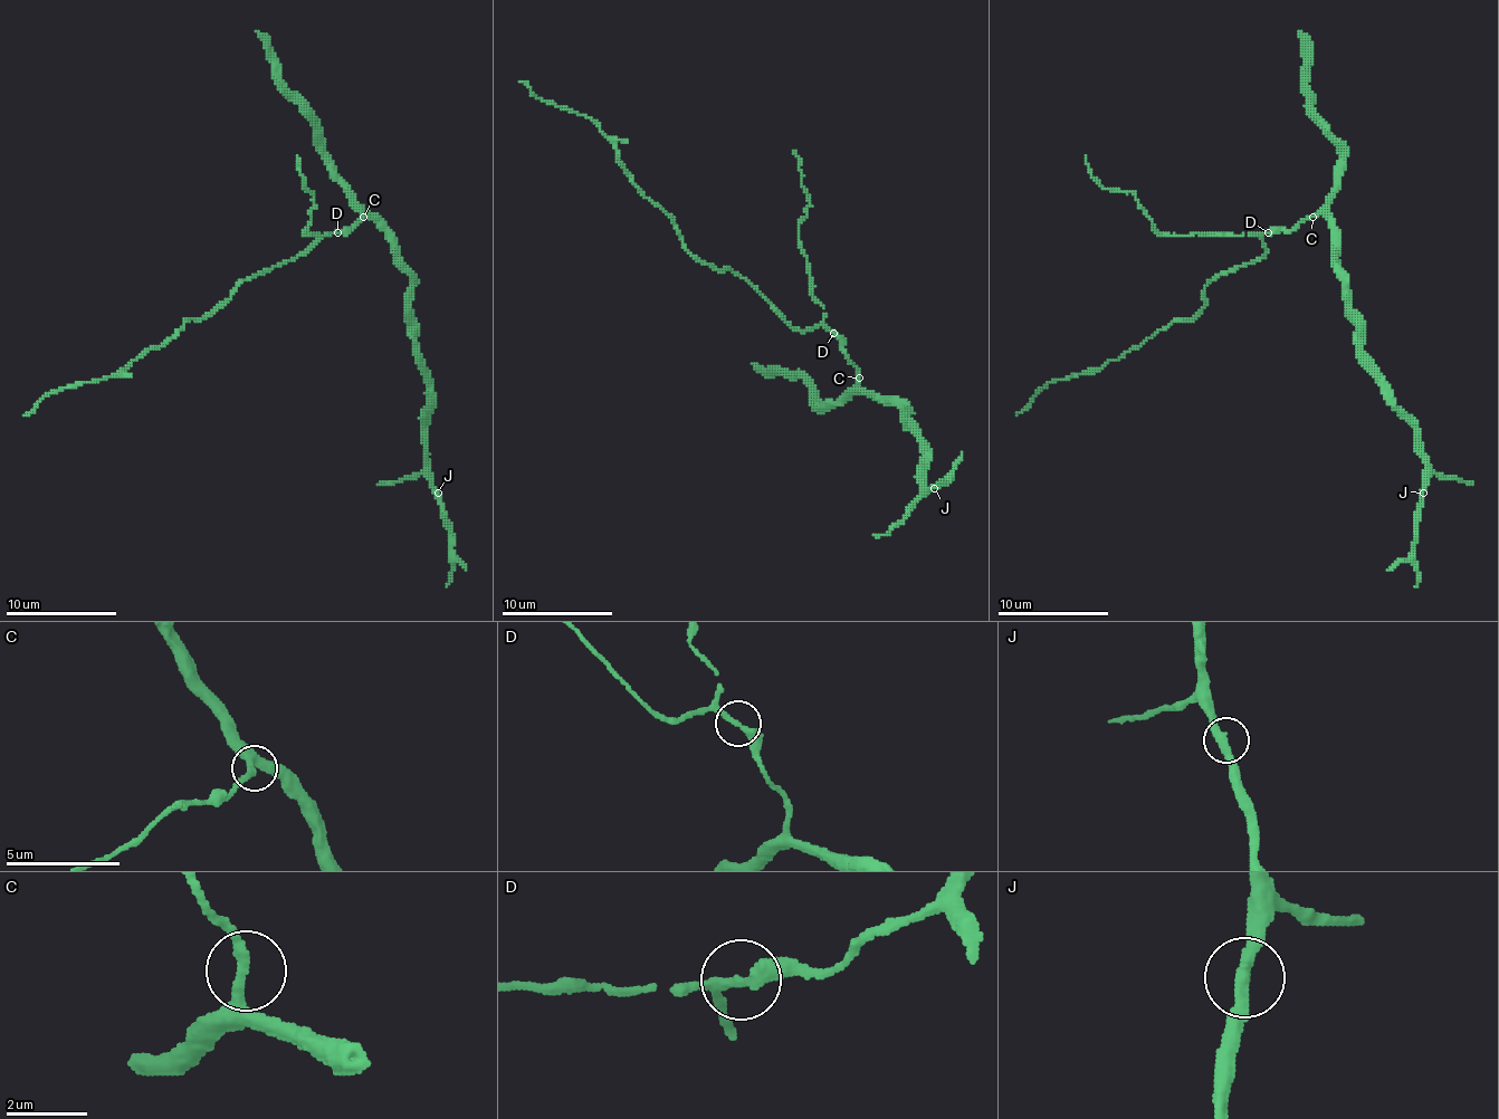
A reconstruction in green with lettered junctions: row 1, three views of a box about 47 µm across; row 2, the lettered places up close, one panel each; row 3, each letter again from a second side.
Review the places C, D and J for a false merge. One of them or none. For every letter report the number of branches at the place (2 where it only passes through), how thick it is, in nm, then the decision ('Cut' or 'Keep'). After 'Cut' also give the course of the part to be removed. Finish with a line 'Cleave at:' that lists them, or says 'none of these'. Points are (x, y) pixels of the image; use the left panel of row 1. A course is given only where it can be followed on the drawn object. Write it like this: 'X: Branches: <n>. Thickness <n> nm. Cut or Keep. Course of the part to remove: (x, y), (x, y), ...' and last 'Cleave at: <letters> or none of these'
C: Branches: 2. Thickness 240 nm. Keep
D: Branches: 2. Thickness 280 nm. Keep
J: Branches: 2. Thickness 340 nm. Keep
Cleave at: none of these

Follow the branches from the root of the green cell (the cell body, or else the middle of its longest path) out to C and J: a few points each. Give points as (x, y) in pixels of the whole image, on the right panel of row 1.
C: (1277, 230), (1292, 230), (1313, 217)
J: (1277, 230), (1320, 213), (1329, 222), (1335, 264), (1348, 277), (1359, 363), (1418, 427), (1423, 493)

